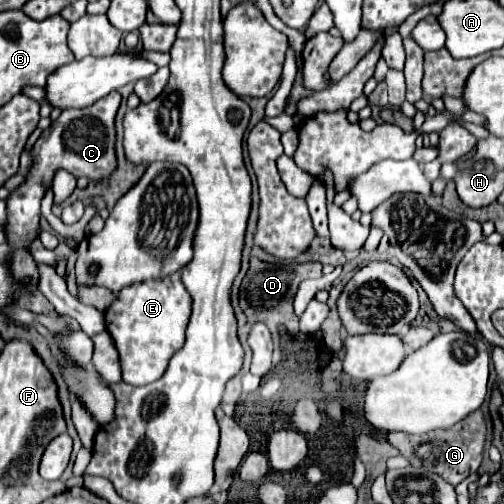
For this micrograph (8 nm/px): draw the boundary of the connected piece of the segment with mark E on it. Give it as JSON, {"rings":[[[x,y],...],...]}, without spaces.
{"rings":[[[179,272],[119,290],[113,304],[105,310],[105,324],[119,352],[123,382],[131,386],[145,386],[159,380],[167,370],[171,356],[185,342],[189,316],[191,296],[185,290]]]}

